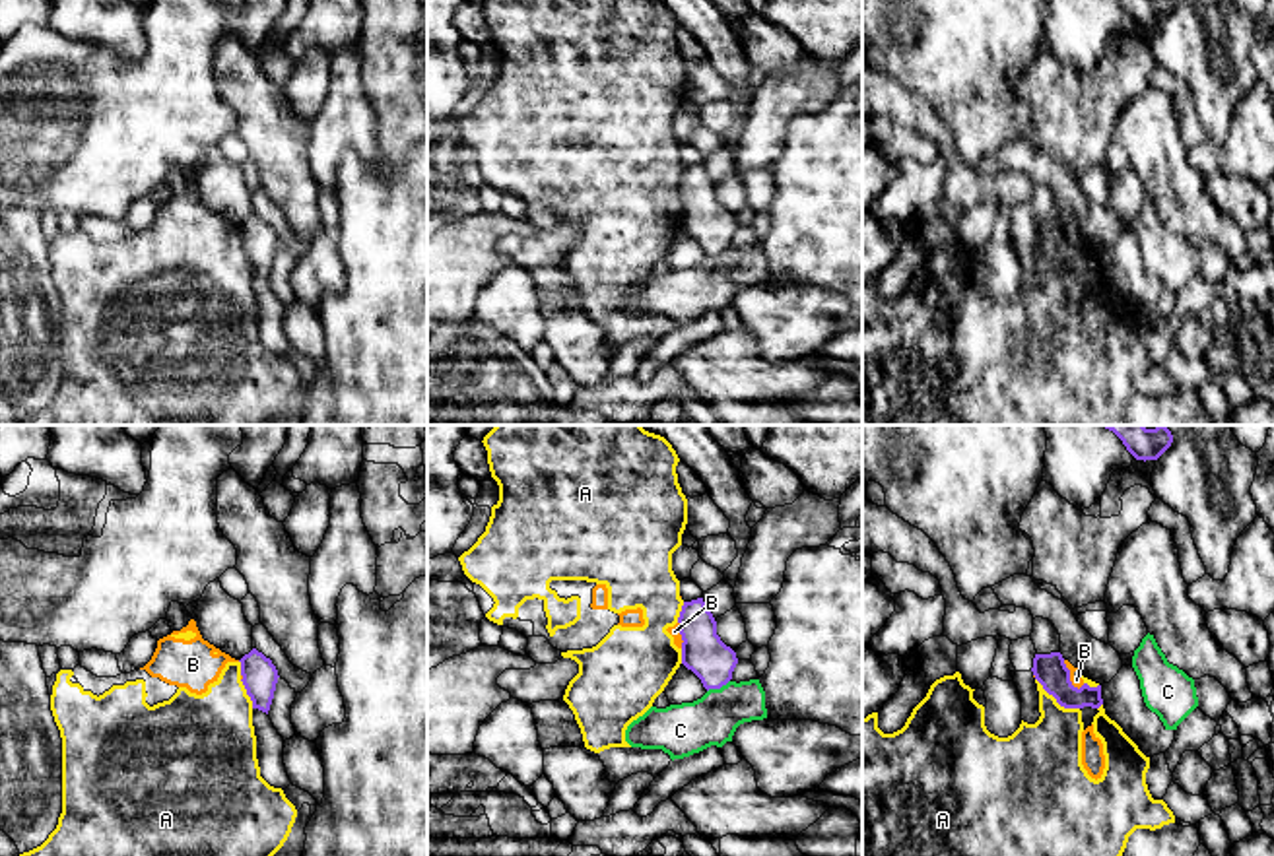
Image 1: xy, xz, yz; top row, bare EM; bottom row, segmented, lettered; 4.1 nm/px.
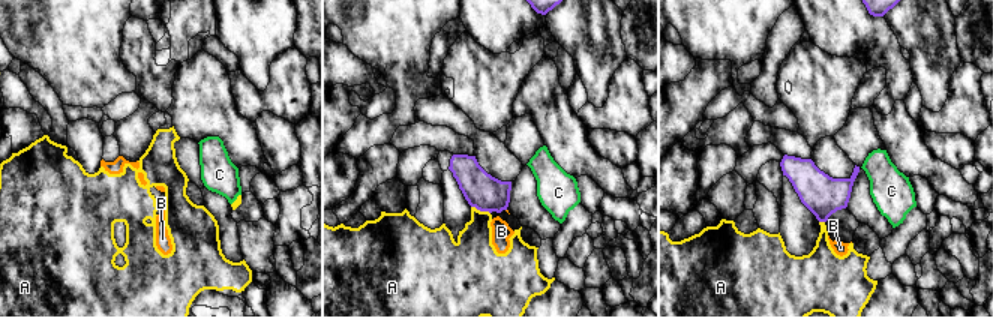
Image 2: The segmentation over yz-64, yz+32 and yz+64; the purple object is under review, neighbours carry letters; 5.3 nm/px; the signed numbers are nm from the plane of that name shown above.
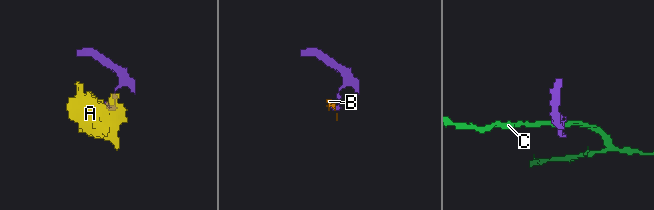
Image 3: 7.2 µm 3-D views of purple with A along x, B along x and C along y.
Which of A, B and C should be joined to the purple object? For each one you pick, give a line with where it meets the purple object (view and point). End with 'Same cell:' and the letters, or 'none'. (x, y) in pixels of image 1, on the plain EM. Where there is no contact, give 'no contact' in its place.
Same cell: none

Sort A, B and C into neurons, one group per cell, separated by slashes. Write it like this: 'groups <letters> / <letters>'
groups A B / C

